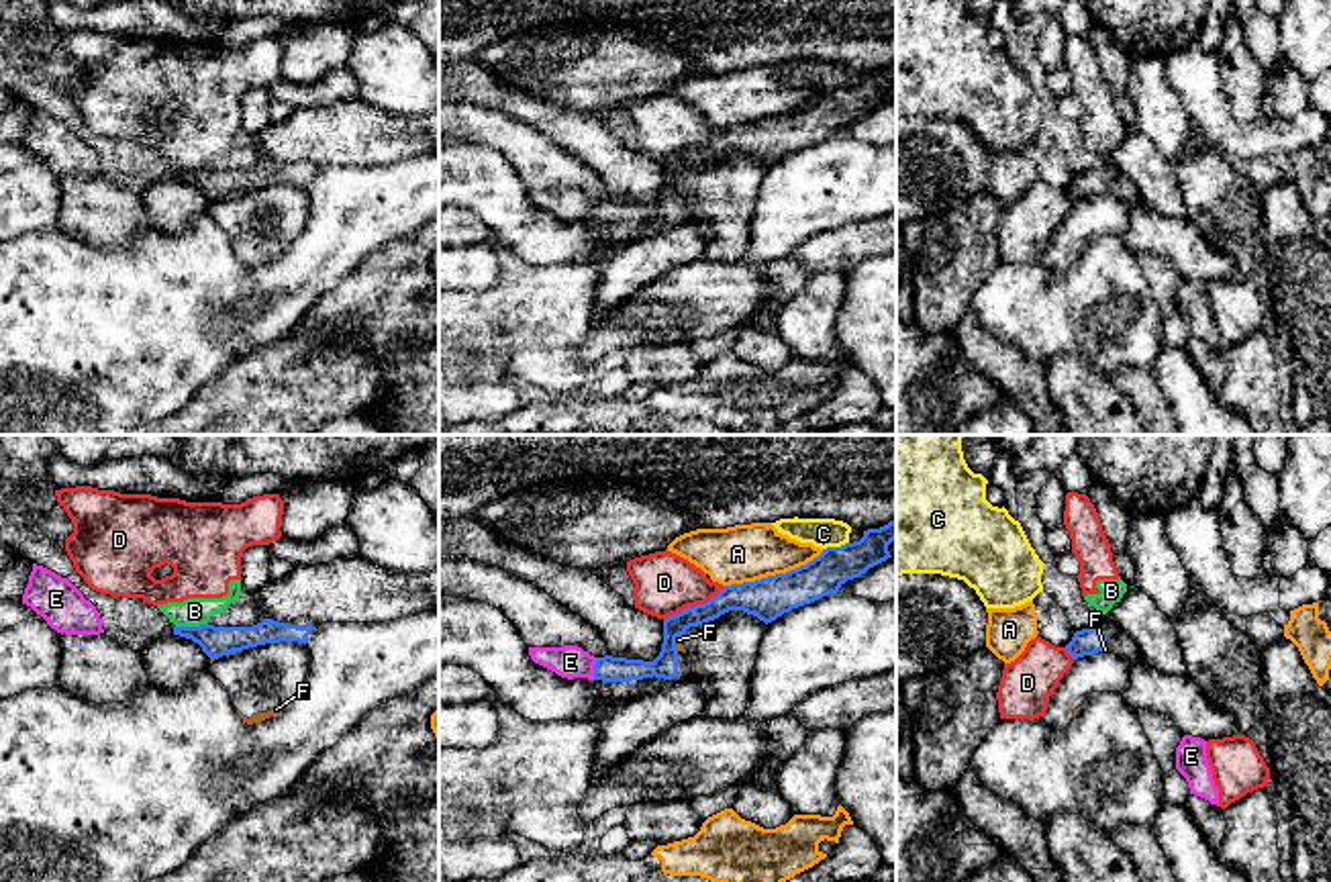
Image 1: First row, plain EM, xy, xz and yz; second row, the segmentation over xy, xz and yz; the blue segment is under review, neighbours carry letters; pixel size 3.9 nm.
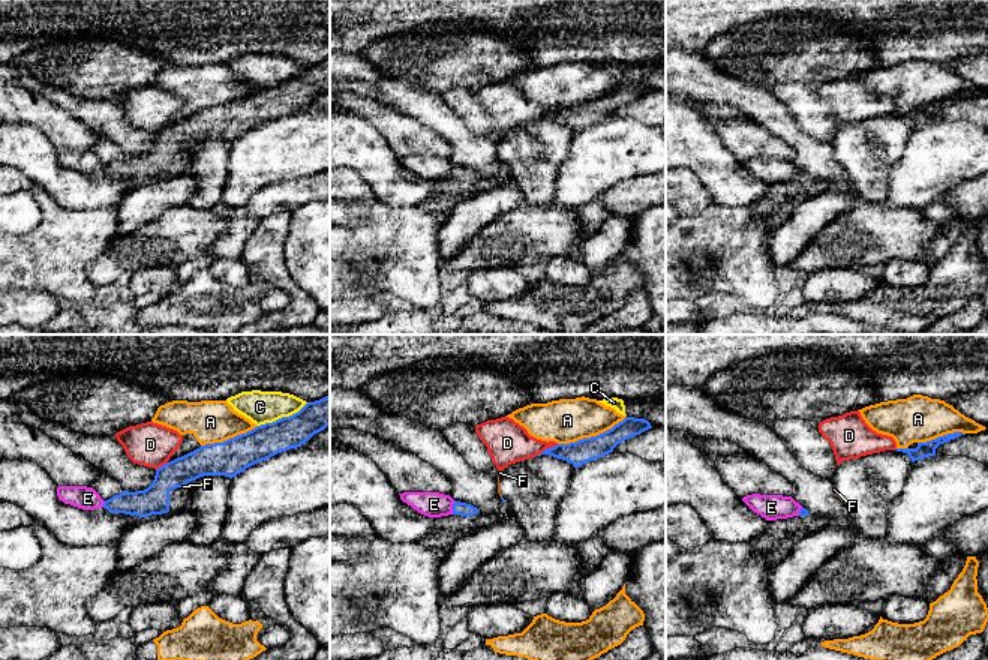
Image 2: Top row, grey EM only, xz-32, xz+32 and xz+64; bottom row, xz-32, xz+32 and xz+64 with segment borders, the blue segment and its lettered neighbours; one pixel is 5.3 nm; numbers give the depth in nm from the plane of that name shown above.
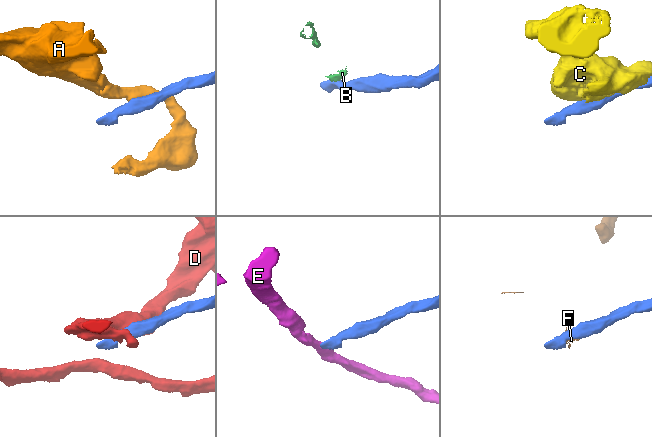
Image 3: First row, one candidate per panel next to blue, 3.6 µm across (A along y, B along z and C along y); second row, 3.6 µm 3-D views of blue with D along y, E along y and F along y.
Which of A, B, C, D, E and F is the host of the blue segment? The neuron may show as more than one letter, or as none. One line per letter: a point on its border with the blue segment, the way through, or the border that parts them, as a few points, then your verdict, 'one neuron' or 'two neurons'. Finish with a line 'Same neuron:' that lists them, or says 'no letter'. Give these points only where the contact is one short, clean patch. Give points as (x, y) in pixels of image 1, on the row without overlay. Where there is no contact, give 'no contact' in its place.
A: contact xz (776, 117); two neurons
B: contact xy (190, 170); border xy (207, 164), (176, 170); two neurons
C: contact xz (835, 90); two neurons
D: contact xz (697, 148); border xz (725, 129), (707, 143), (688, 148), (664, 162); two neurons
E: contact xz (595, 211); border xz (599, 201), (593, 221); two neurons
F: contact xz (674, 184); border xz (680, 176), (676, 192); two neurons
Same neuron: no letter

